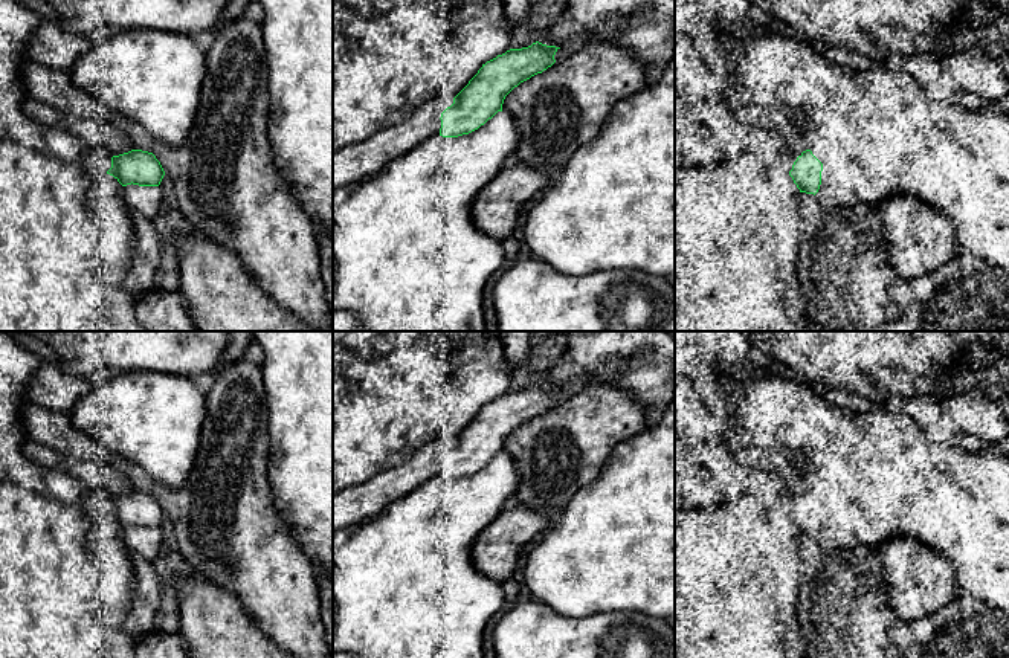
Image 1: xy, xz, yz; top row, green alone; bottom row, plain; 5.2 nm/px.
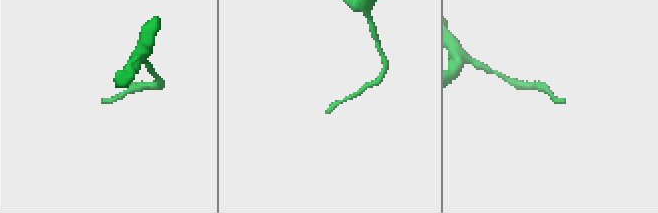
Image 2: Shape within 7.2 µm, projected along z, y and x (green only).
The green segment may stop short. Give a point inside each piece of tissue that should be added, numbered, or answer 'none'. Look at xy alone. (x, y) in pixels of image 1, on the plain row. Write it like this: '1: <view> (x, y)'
1: xy (96, 504)

